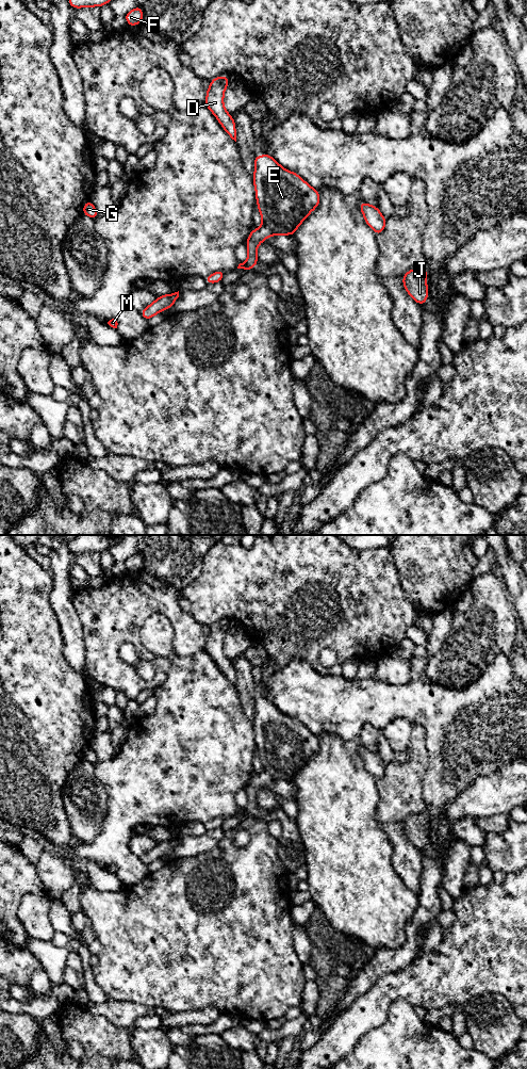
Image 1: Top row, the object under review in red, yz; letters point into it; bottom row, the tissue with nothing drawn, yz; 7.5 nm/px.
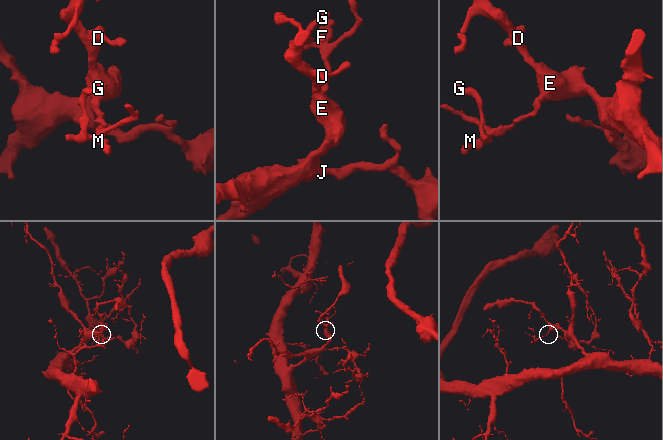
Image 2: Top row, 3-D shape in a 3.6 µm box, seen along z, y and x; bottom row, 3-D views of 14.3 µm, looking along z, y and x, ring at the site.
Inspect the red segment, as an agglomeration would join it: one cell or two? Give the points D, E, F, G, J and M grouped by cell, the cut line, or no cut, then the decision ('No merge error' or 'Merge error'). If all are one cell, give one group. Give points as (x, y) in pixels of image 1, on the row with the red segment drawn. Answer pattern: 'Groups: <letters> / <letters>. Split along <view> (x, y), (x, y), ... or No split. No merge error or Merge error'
Groups: D E F G J M. No split. No merge error

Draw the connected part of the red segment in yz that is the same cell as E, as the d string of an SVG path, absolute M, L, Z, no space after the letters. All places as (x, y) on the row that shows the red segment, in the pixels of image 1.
M267 152L254 157L254 176L257 205L262 216L262 226L251 230L247 241L248 258L237 269L250 271L258 263L258 245L270 236L293 236L299 225L319 205L318 190L309 185L299 175L283 168Z

